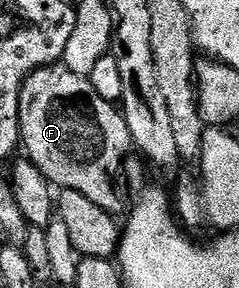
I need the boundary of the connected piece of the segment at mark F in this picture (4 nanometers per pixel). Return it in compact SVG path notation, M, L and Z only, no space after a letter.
M64 64L44 66L33 70L25 78L19 96L19 120L21 121L21 146L29 161L36 164L39 172L47 176L54 187L80 192L87 200L99 204L109 214L121 216L126 213L125 186L121 183L121 169L125 157L131 154L131 143L125 117L114 103L103 100L88 78L71 72Z

